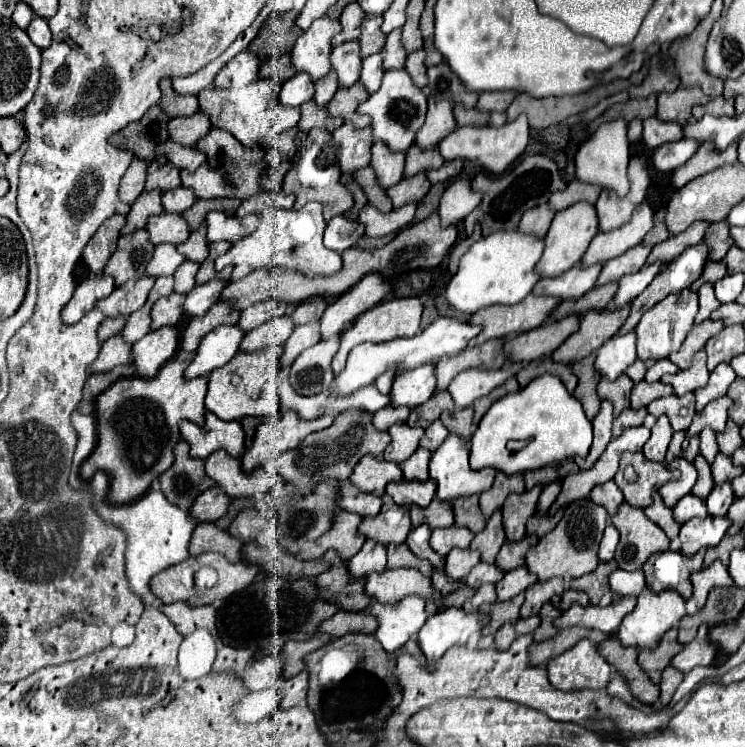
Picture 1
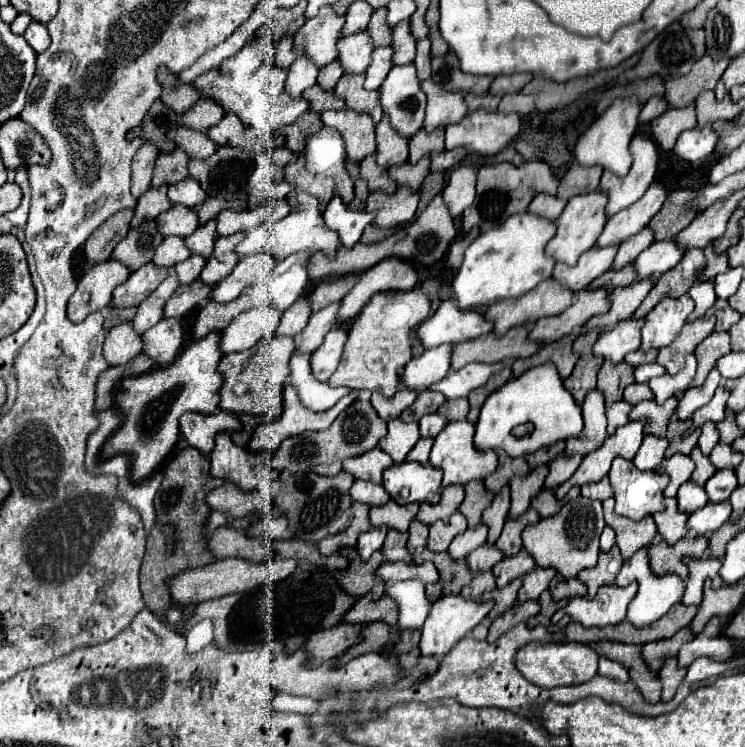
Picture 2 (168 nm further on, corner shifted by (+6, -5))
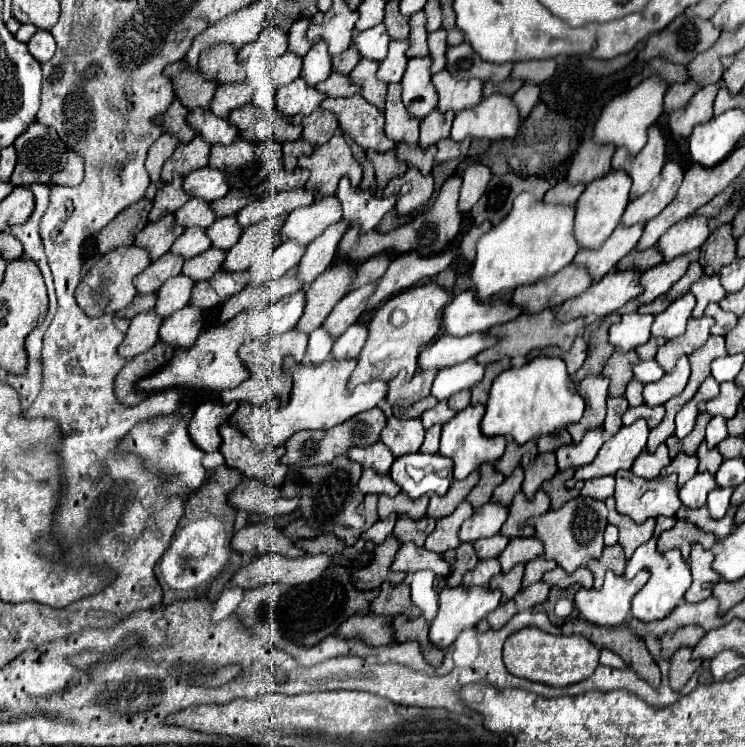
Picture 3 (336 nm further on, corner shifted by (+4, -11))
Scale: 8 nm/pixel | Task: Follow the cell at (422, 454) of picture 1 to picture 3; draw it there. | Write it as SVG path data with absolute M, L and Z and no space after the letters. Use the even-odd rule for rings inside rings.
M434 424L432 428L426 430L426 440L424 440L420 452L430 452L430 454L436 454L438 452L438 446L440 446L440 430L442 430L440 424Z

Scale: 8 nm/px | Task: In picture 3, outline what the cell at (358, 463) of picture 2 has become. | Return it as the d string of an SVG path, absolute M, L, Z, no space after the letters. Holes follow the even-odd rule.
M380 440L366 448L350 448L350 452L346 454L350 456L350 460L360 462L364 468L374 468L376 472L382 474L386 474L390 470L390 464L394 462L390 448L386 448L386 444L382 444Z

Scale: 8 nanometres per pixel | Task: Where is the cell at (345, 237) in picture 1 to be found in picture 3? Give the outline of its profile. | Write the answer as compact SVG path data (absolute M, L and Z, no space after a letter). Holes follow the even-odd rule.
M346 176L340 180L336 194L344 208L344 220L360 224L362 232L374 230L382 220L382 216L396 204L396 196L376 198L370 192L354 188Z

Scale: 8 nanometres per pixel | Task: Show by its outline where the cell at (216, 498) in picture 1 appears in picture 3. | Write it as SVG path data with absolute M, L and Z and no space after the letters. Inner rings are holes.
M244 478L236 492L230 496L232 506L238 510L248 510L256 514L266 514L266 516L280 516L280 514L290 514L298 508L298 496L296 498L284 498L278 488L260 482L256 478Z

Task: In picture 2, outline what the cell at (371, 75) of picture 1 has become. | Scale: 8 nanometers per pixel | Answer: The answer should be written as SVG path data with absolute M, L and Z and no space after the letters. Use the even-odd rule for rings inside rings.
M376 48L372 52L372 62L370 66L366 68L366 82L364 82L364 88L366 90L378 90L380 84L384 82L386 74L390 72L392 68L392 48Z

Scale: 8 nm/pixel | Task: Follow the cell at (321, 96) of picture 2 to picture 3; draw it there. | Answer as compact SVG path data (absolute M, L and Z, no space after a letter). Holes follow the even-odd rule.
M336 70L316 88L318 92L324 92L326 96L334 96L334 98L346 98L346 96L358 94L358 84L350 84L350 76Z

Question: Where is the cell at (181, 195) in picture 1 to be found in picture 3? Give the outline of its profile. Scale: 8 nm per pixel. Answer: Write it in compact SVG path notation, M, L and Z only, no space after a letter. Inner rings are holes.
M206 166L206 168L194 170L194 172L190 172L186 176L184 190L194 198L214 202L214 200L226 196L230 186L226 184L226 176L224 176L224 172L220 168Z

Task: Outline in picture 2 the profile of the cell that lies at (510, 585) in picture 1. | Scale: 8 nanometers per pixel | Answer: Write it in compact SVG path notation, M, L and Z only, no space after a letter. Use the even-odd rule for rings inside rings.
M520 550L520 554L510 556L510 558L502 558L494 568L494 578L496 578L496 586L504 588L508 582L522 578L524 574L528 574L534 568L534 560L526 550Z

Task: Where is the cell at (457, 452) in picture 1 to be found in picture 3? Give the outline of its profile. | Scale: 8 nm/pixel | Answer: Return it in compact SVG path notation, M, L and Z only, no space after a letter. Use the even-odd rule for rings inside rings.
M470 404L462 412L458 412L450 422L442 426L442 440L440 440L440 454L450 456L454 460L454 478L464 480L470 472L474 472L484 462L496 462L504 454L506 438L504 436L482 436L480 422L484 416L482 404Z

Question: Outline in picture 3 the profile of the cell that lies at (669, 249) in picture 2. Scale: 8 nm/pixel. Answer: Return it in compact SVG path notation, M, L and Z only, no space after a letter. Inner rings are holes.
M688 216L682 222L670 226L670 230L658 240L658 248L664 254L664 260L672 260L682 254L696 254L708 236L710 218Z

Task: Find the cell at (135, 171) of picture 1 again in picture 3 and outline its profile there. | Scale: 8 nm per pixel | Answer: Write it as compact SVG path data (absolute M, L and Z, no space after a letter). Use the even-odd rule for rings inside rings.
M162 134L156 144L150 148L148 158L146 158L146 170L150 174L150 186L146 190L146 198L152 200L156 196L156 190L160 188L162 180L160 180L160 172L162 172L162 164L172 156L172 152L178 146L178 138L170 136L170 134Z

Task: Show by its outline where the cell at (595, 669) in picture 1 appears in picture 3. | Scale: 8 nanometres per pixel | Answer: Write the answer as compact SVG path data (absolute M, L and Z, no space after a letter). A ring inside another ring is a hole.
M528 626L510 634L504 642L504 664L514 676L528 678L532 682L544 682L548 686L570 686L584 678L590 678L598 666L600 650L584 636L548 634Z

